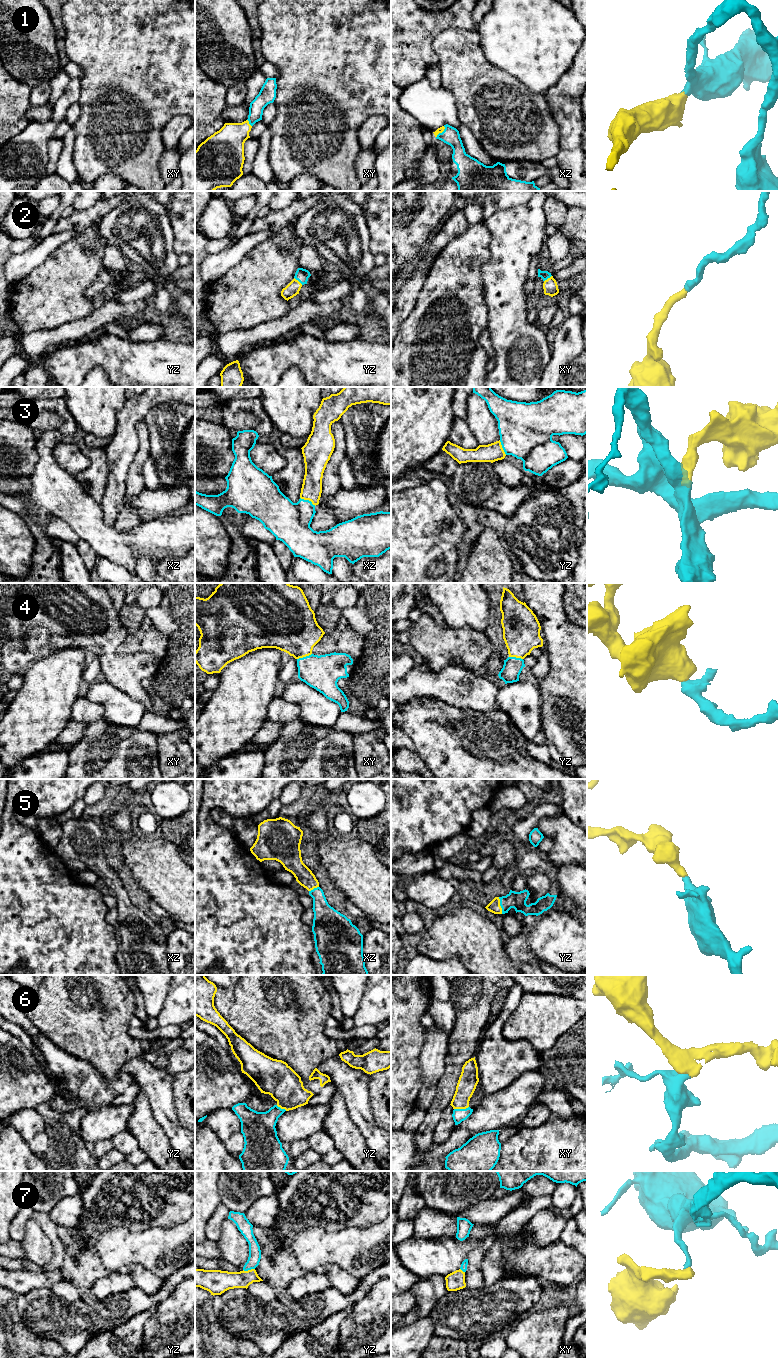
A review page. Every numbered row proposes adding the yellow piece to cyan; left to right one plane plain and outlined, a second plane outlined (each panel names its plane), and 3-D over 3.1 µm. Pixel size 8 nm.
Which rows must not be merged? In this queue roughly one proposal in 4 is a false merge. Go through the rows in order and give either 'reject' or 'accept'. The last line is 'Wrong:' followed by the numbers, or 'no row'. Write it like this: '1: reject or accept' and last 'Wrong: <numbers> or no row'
1: accept
2: accept
3: accept
4: accept
5: accept
6: accept
7: reject
Wrong: 7

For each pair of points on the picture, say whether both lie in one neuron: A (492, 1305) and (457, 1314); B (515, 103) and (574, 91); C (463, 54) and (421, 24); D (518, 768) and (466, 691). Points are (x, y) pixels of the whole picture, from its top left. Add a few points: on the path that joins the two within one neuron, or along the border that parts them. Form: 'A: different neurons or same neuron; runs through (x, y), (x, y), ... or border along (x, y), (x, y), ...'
A: same neuron; runs through (483, 1311), (476, 1314), (466, 1314)
B: different neurons; border along (544, 94), (554, 119)
C: different neurons; border along (458, 27), (445, 28), (434, 38), (437, 58)
D: different neurons; border along (456, 706), (462, 709), (499, 710)

